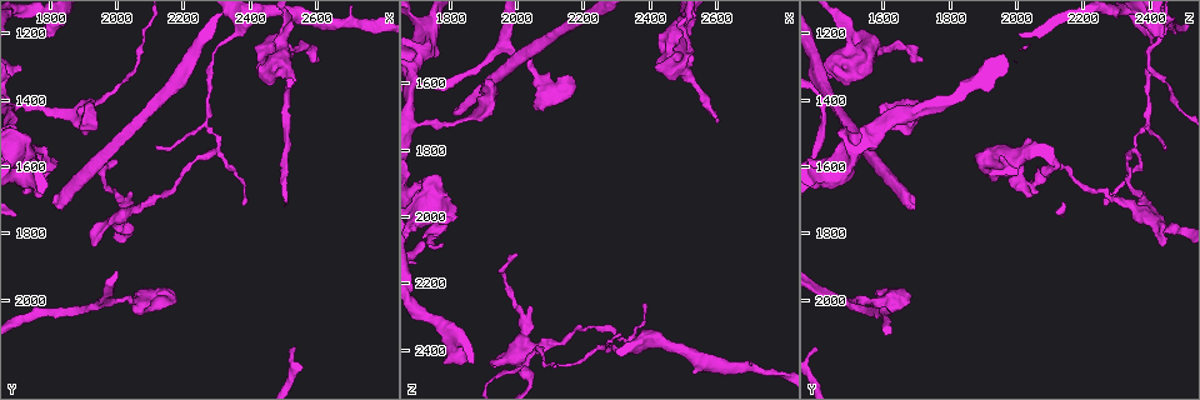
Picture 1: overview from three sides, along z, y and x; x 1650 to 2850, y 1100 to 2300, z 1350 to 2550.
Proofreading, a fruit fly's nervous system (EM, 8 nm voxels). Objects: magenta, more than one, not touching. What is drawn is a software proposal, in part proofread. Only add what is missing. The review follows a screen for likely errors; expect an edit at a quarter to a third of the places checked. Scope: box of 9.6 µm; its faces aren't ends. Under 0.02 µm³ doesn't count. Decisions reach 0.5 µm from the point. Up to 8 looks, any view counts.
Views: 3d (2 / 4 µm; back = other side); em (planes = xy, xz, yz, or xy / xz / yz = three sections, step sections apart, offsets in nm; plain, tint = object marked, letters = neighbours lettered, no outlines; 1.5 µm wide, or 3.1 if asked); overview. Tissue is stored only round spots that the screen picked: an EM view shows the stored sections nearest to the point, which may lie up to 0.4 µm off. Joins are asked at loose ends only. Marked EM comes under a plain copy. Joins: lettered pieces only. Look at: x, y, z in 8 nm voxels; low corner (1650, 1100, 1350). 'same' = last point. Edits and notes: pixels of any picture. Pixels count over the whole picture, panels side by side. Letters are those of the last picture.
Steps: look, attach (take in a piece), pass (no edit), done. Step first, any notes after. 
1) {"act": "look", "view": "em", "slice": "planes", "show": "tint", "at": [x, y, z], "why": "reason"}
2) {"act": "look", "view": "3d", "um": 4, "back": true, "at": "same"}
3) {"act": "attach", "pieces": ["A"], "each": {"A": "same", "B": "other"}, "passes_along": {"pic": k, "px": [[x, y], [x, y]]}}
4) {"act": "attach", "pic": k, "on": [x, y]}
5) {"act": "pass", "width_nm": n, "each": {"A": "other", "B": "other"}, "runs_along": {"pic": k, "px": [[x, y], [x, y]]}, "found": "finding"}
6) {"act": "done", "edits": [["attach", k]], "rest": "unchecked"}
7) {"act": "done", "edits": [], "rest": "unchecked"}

{"act": "look", "view": "em", "slice": "planes", "show": "letters", "at": [2150, 1970, 1580], "why": "branch stops here"}

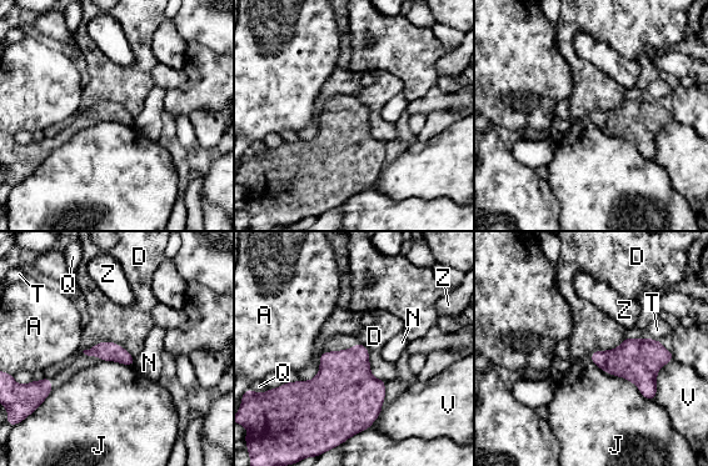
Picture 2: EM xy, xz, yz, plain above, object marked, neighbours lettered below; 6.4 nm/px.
{"act": "pass", "each": {"A": "other", "D": "other", "J": "other", "N": "other", "Q": "other", "T": "other", "V": "other", "Z": "other"}, "border": {"pic": 2, "px": [[83, 350], [114, 341], [134, 357]]}, "found": "no lettered piece goes on from it"}

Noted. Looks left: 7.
{"act": "look", "view": "em", "slice": "planes", "show": "letters", "at": [2000, 1580, 2110], "why": "long arm stops here"}

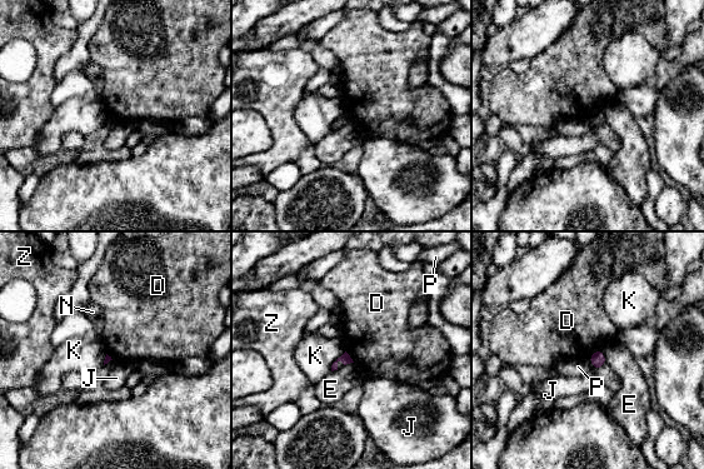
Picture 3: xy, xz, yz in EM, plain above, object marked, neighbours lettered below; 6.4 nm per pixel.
{"act": "pass", "each": {"D": "other", "E": "other", "J": "other", "K": "other", "N": "other", "P": "other", "Z": "other"}, "found": "no lettered piece goes on from it"}

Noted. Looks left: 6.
{"act": "look", "view": "3d", "um": 4, "at": [1930, 1840, 2430], "why": "branch stops here"}

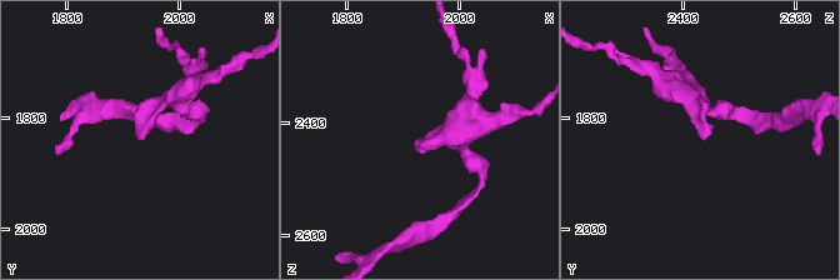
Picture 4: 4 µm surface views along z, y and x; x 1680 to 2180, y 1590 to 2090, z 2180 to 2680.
{"act": "look", "view": "em", "slice": "xz", "step": 8, "show": "letters", "at": [1935, 1840, 2445], "why": "need the tissue"}

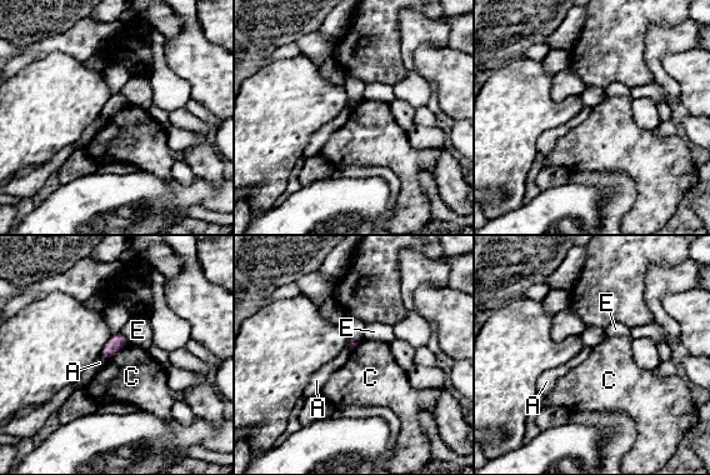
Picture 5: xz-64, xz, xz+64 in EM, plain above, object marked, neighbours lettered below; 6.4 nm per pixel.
{"act": "look", "view": "em", "slice": "xy", "step": 8, "show": "letters", "at": "same"}

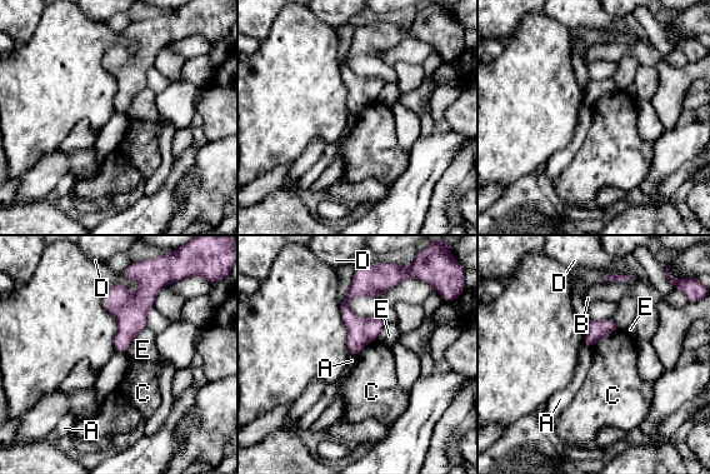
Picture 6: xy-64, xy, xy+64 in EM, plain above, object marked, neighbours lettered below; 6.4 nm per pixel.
{"act": "pass", "each": {"A": "other", "B": "other", "C": "other", "D": "other", "E": "other"}, "runs_along": {"pic": 6, "px": [[364, 280], [345, 302], [354, 352]]}, "found": "none of them fits"}

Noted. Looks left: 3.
{"act": "look", "view": "3d", "um": 4, "at": [2610, 1290, 1720], "why": "an open end"}

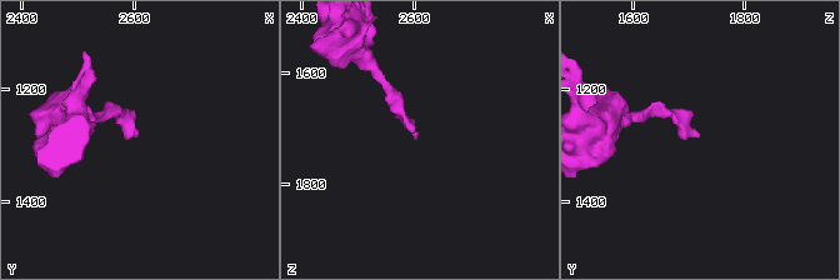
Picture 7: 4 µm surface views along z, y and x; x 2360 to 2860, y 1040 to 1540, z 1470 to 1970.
{"act": "look", "view": "em", "slice": "yz", "step": 8, "show": "letters", "at": [2610, 1280, 1725]}

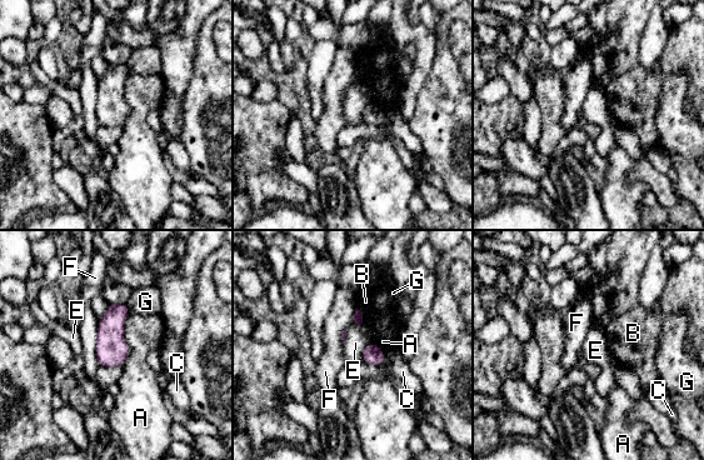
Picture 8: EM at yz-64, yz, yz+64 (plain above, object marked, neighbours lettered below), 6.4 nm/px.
{"act": "look", "view": "em", "slice": "xz", "step": 4, "show": "letters", "at": "same"}

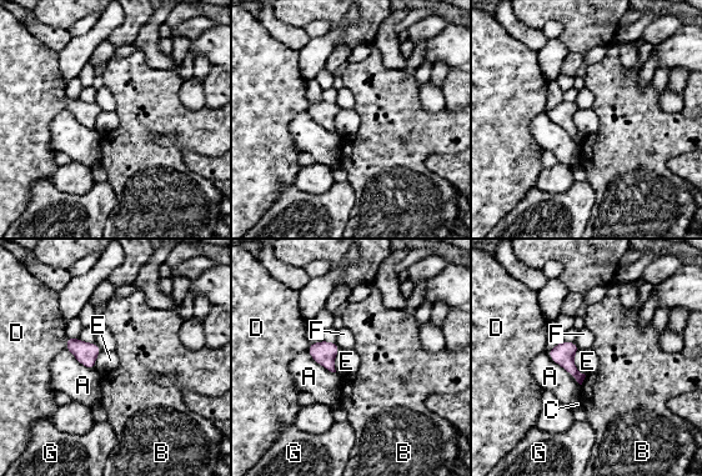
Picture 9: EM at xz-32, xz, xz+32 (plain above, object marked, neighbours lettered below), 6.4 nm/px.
{"act": "pass", "each": {"A": "other", "B": "other", "C": "other", "D": "other", "E": "other", "F": "other", "G": "other"}, "border": {"pic": 9, "px": [[586, 375], [581, 385]]}, "found": "no lettered piece goes on from it"}

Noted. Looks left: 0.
{"act": "done", "edits": [], "rest": "unchecked"}

